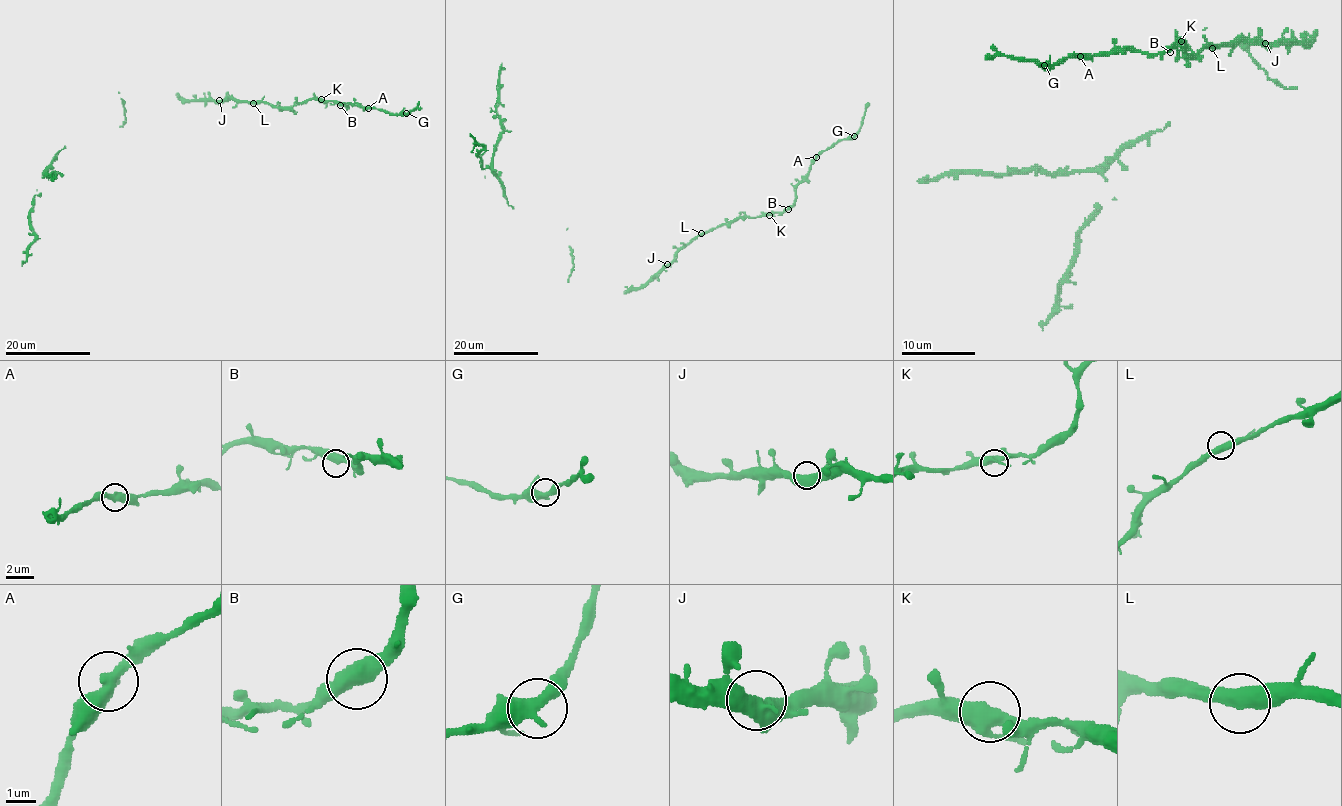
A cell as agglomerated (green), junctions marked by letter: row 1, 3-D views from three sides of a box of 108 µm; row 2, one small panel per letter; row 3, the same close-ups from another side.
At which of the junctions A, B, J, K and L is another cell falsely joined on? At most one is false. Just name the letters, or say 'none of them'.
none of them

